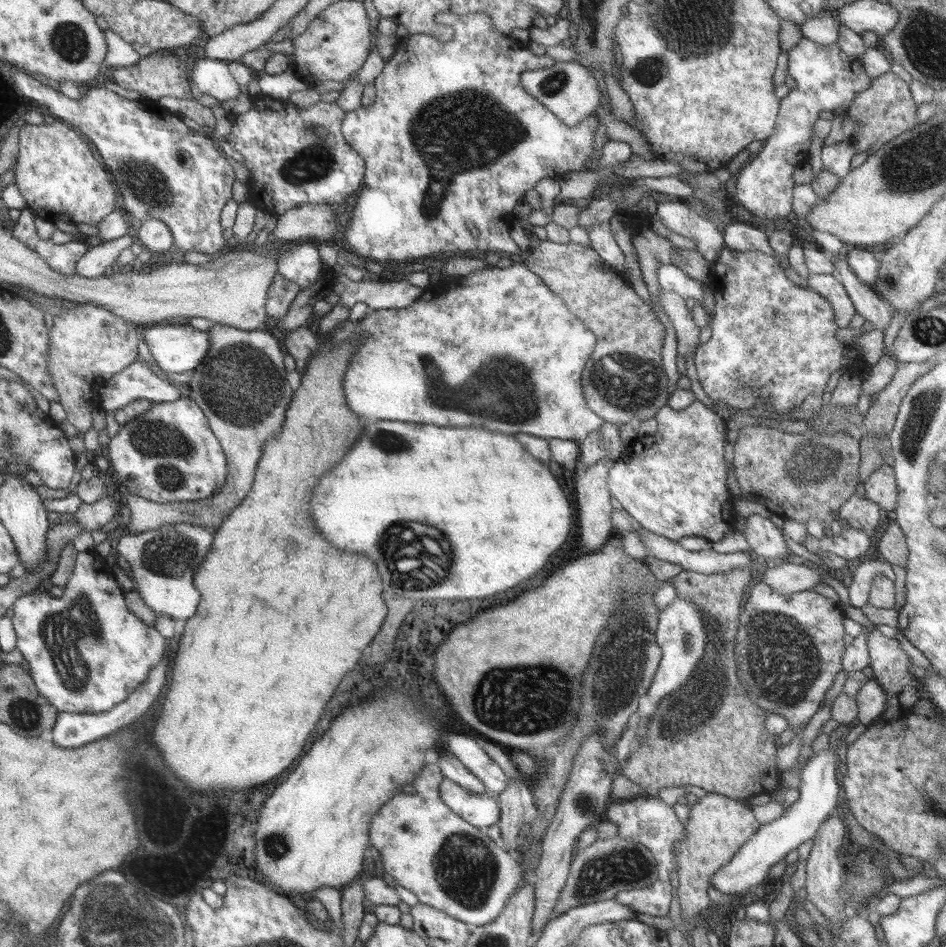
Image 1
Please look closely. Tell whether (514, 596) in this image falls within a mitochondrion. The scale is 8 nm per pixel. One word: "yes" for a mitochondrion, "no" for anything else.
no

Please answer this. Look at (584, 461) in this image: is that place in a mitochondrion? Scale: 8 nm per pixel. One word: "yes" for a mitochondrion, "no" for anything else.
no

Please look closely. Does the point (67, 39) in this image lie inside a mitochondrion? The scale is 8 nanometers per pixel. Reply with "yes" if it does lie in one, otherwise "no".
yes

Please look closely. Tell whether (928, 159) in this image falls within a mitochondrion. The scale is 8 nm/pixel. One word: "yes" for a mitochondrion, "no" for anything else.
yes

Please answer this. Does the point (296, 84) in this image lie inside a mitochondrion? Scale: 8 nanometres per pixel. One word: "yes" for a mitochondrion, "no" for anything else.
no

